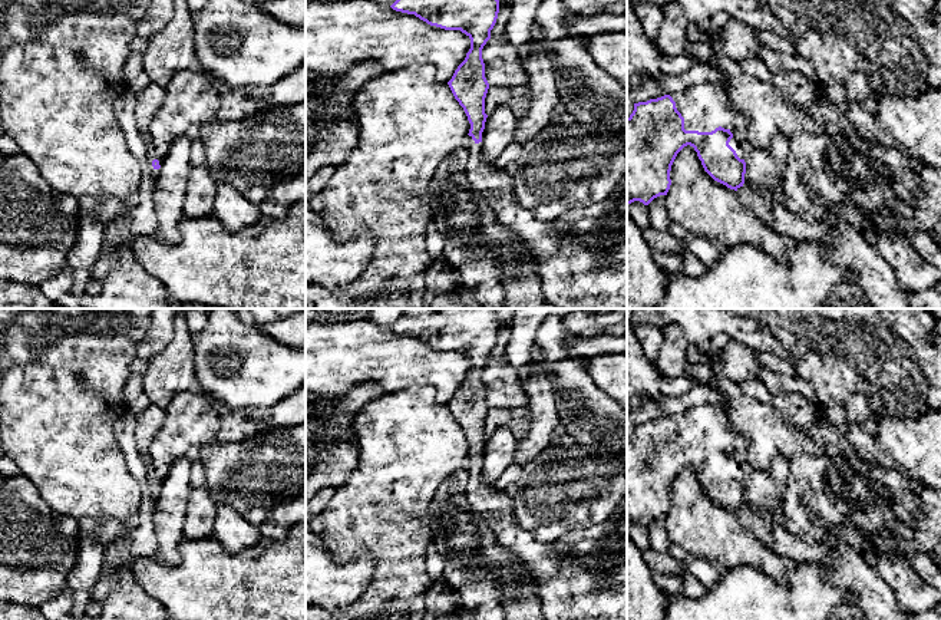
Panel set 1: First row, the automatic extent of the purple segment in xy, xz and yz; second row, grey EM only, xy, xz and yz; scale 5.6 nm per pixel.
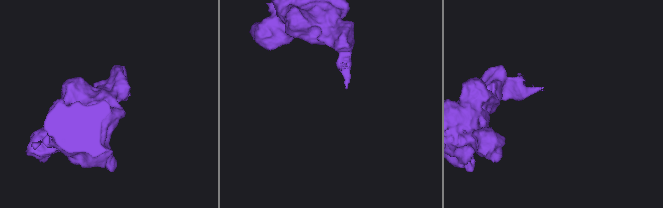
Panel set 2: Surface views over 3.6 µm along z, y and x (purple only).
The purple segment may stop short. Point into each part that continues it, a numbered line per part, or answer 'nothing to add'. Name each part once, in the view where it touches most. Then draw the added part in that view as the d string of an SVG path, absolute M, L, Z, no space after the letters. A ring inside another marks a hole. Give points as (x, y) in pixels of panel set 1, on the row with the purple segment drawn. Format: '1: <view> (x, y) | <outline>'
1: yz (705, 106) | M714 82L697 83L670 96L684 118L686 131L711 132L722 126L733 133L729 145L740 159L744 159L752 151L753 146L746 139L750 119L729 105L727 93L722 85Z

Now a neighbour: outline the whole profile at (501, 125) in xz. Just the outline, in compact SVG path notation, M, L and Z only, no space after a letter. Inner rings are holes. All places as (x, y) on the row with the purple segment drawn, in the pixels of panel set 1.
M498 106L485 122L482 132L482 155L495 161L515 141L519 119L508 106Z

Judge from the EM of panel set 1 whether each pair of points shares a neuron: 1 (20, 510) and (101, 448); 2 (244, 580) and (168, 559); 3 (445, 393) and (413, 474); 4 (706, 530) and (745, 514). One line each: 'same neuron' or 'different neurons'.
1: different neurons
2: different neurons
3: different neurons
4: different neurons

